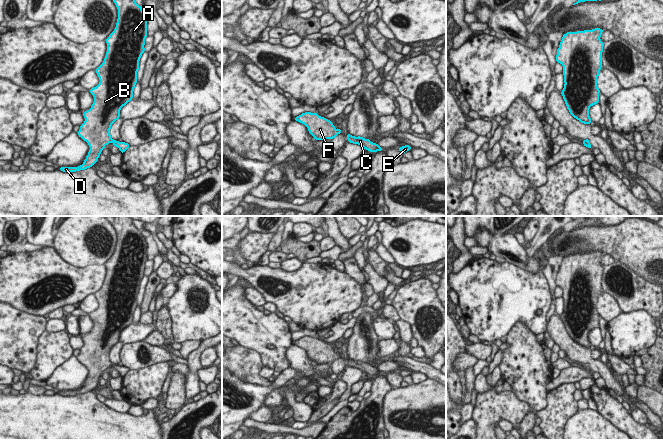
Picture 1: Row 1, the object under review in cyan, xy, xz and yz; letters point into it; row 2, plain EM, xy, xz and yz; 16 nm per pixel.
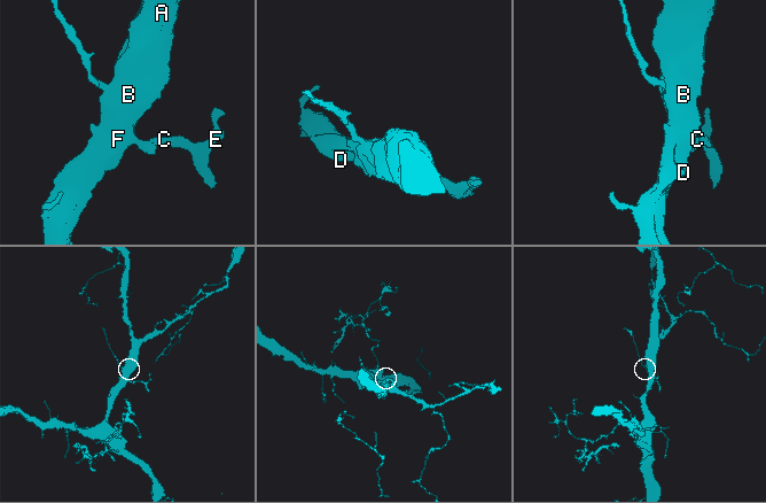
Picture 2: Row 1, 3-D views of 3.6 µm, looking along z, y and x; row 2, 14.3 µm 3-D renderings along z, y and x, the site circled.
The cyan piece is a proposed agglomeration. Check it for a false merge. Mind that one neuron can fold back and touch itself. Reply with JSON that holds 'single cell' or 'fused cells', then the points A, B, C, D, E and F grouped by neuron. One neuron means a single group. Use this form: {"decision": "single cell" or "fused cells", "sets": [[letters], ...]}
{"decision": "single cell", "sets": [["A", "B", "C", "D", "E", "F"]]}

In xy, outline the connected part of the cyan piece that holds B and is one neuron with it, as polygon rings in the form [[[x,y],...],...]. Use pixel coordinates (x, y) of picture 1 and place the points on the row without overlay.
[[[115,216],[112,224],[118,233],[118,243],[114,255],[105,264],[107,267],[107,276],[104,286],[95,293],[100,307],[92,312],[90,317],[94,320],[92,331],[83,336],[84,347],[77,356],[78,360],[88,367],[90,374],[84,387],[78,391],[60,391],[63,396],[76,396],[92,391],[97,385],[106,369],[110,366],[124,377],[129,368],[113,364],[110,359],[112,348],[119,343],[120,334],[133,322],[133,315],[137,307],[137,296],[139,294],[139,285],[145,275],[145,262],[147,261],[147,243],[134,224],[134,219],[130,216]]]

